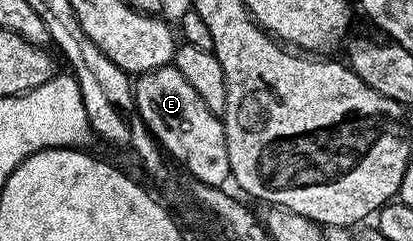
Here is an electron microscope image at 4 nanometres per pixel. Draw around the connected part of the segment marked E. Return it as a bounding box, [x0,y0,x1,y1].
[133,64,231,187]

